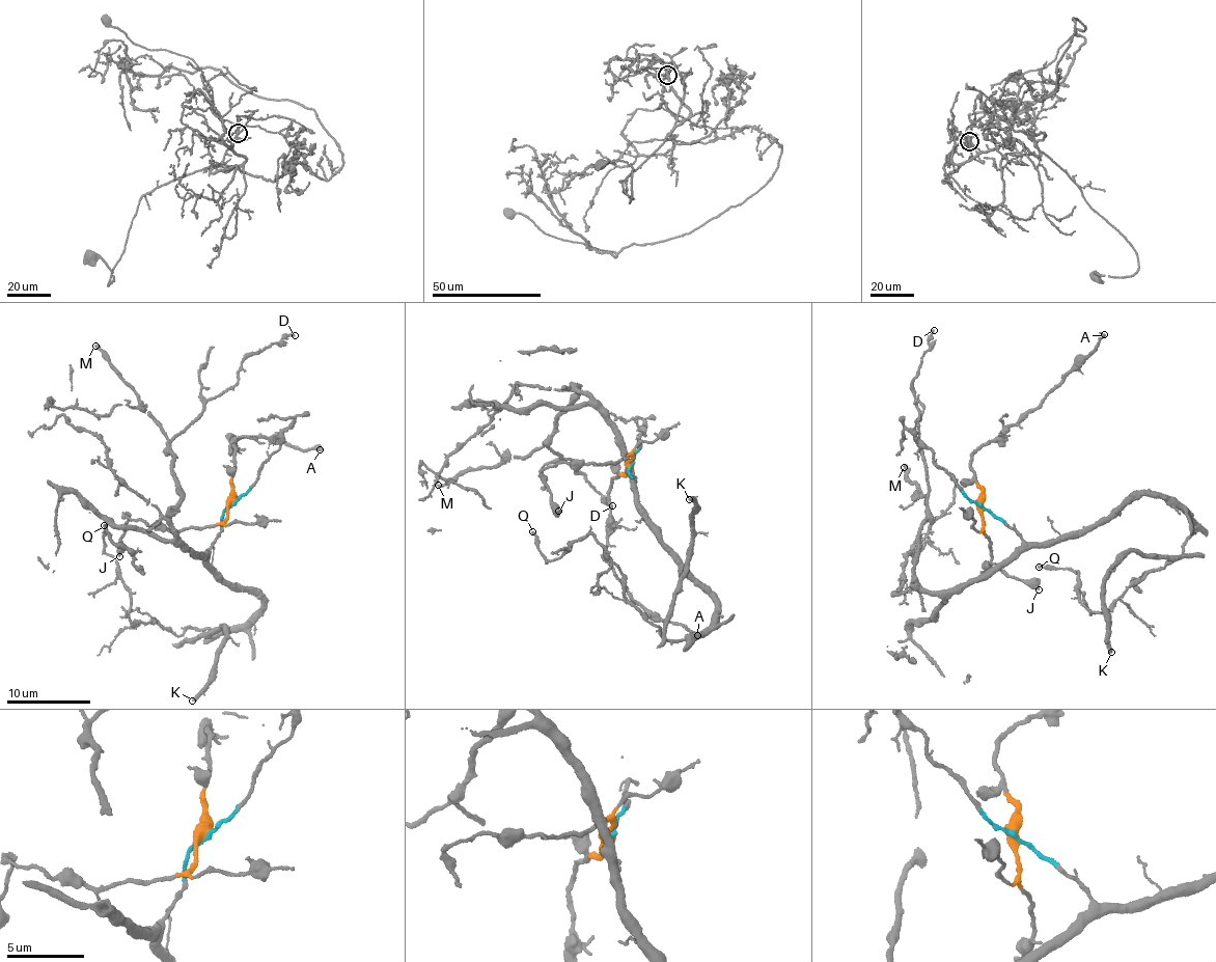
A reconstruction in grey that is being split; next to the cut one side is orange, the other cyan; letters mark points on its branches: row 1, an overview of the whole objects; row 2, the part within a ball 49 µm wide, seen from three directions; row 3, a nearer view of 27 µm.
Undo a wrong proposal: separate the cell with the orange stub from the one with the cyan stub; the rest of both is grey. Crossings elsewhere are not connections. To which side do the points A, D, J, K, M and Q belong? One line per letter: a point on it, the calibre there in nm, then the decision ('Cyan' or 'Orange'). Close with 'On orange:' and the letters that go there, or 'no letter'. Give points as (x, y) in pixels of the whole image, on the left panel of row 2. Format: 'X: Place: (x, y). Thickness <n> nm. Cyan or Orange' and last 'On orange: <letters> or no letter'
A: Place: (320, 449). Thickness 440 nm. Orange
D: Place: (295, 335). Thickness 200 nm. Cyan
J: Place: (119, 556). Thickness 480 nm. Orange
K: Place: (192, 701). Thickness 360 nm. Cyan
M: Place: (95, 346). Thickness 260 nm. Cyan
Q: Place: (104, 525). Thickness 260 nm. Cyan
On orange: A, J

